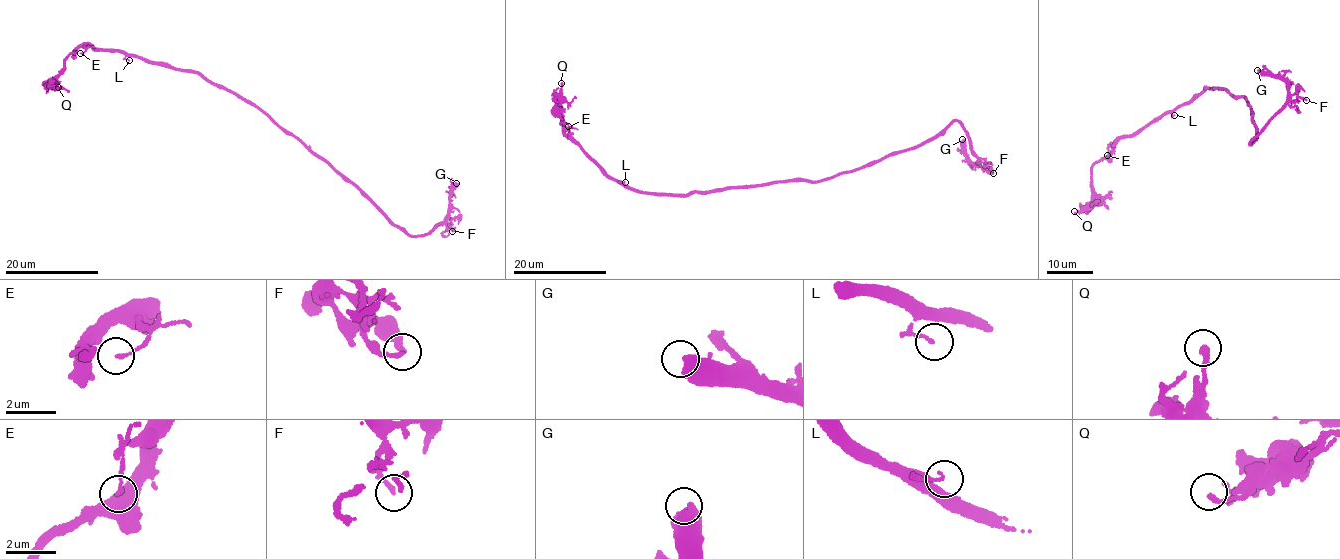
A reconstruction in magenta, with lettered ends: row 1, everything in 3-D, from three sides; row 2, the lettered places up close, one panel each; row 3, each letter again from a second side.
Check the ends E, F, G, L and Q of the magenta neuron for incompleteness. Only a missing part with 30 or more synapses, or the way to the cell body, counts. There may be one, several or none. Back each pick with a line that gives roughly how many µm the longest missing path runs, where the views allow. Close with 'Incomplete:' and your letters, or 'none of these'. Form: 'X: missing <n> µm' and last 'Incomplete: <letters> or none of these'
G: missing 10 µm
Incomplete: G

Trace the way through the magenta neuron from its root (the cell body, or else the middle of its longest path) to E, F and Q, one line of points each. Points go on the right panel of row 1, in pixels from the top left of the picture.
E: (1226, 88), (1212, 91), (1206, 88), (1187, 103), (1107, 147), (1107, 155)
F: (1226, 88), (1235, 96), (1245, 95), (1252, 107), (1258, 137), (1249, 144), (1291, 101), (1306, 100)
Q: (1226, 88), (1206, 88), (1116, 142), (1093, 165), (1092, 200), (1074, 211)

